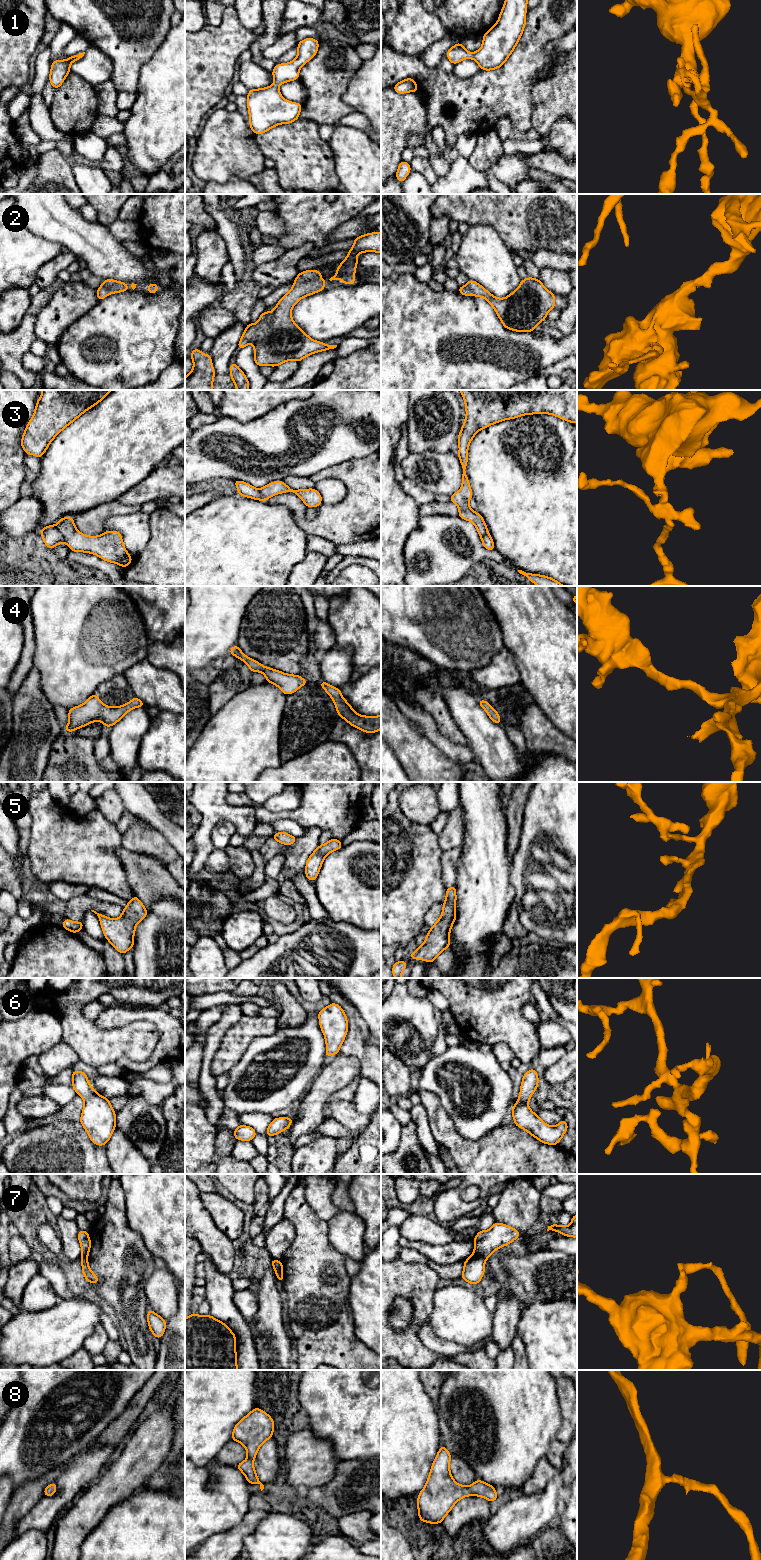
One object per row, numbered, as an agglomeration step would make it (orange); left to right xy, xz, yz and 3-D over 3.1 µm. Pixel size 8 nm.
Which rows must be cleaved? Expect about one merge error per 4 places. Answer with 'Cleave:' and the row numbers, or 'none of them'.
Cleave: 3, 7

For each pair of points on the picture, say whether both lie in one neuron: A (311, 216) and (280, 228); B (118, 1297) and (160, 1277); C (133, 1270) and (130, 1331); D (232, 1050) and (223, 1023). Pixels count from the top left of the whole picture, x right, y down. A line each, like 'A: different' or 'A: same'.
A: different
B: different
C: same
D: different

